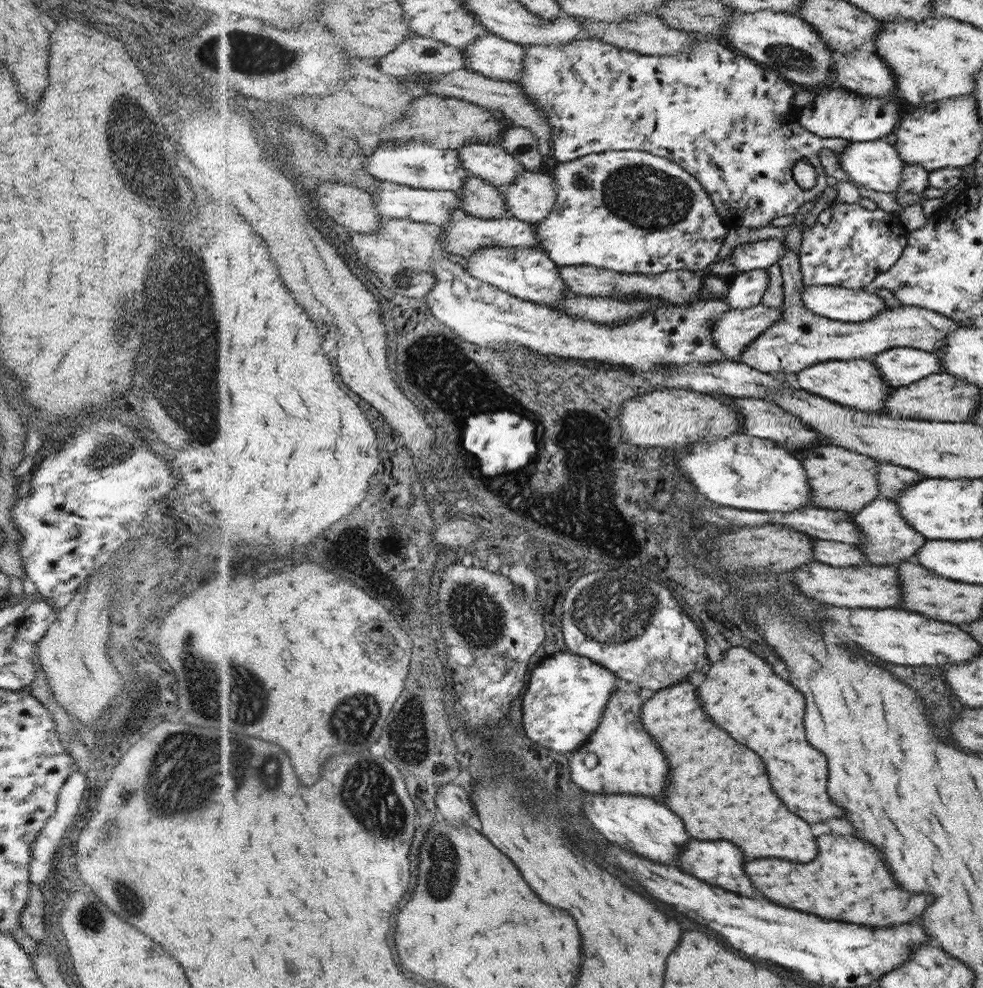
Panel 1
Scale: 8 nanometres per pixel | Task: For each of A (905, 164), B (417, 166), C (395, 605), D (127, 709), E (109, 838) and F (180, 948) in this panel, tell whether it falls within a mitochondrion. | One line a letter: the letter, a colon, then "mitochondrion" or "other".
A: other
B: mitochondrion
C: other
D: other
E: mitochondrion
F: other

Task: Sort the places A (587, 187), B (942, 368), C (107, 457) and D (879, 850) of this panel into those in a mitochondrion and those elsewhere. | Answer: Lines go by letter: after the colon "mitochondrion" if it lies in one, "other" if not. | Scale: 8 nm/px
A: mitochondrion
B: other
C: mitochondrion
D: other

